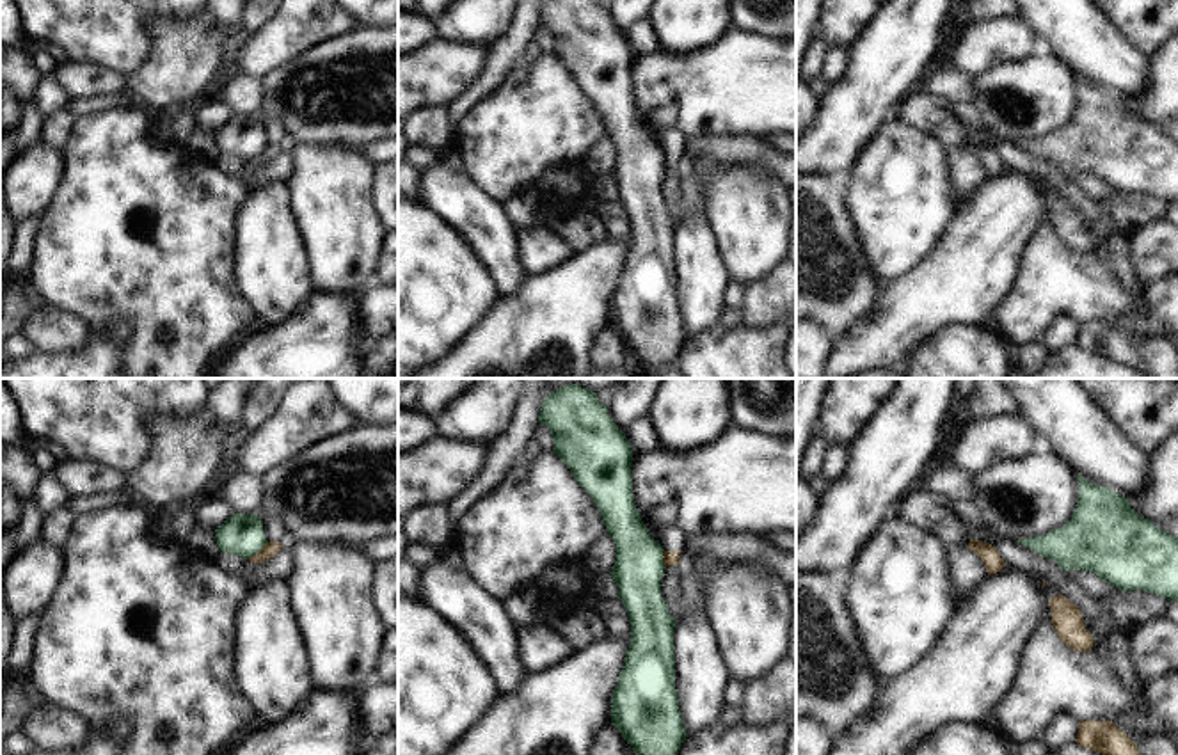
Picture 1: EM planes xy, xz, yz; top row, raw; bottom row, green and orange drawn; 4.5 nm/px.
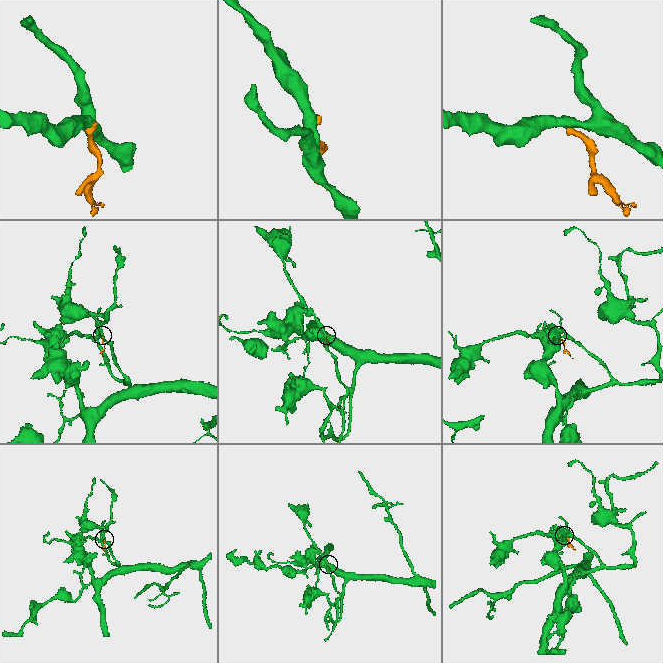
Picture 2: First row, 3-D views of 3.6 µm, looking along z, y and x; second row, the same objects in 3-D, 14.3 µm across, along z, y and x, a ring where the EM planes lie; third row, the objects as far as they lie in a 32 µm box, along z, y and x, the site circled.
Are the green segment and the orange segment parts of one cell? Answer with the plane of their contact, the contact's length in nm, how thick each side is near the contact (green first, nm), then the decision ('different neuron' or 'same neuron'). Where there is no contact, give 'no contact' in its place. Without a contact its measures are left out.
meets green in xy; contact 130 nm long; 190 nm thick on the green side, 70 nm on the other; different neuron

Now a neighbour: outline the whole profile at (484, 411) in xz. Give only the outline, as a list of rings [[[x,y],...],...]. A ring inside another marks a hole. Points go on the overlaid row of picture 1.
[[[476,378],[439,416],[432,417],[435,437],[490,442],[508,428],[522,385],[522,378]]]

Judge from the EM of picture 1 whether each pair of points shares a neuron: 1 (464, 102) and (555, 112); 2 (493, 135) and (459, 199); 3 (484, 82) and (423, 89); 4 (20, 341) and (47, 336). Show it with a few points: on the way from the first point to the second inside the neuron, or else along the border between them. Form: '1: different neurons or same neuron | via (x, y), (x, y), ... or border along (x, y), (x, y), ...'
1: different neurons | border along (505, 75), (461, 118)
2: different neurons | border along (464, 171), (498, 203)
3: different neurons | border along (491, 47), (482, 71), (448, 107)
4: different neurons | border along (20, 331), (36, 350)

